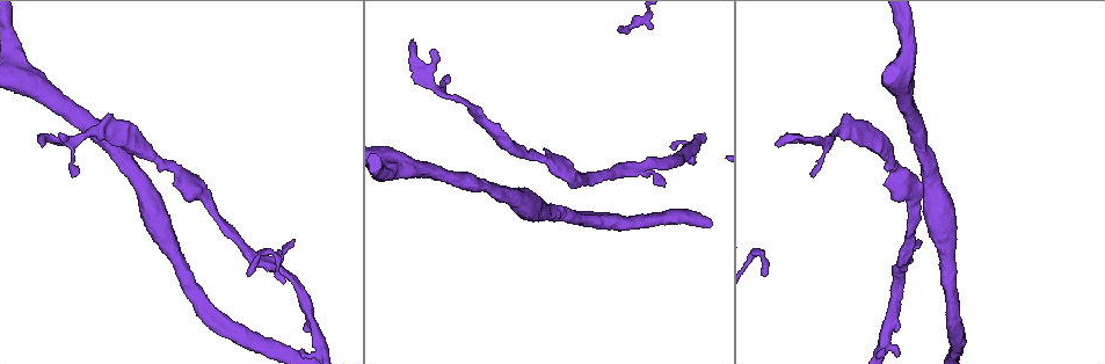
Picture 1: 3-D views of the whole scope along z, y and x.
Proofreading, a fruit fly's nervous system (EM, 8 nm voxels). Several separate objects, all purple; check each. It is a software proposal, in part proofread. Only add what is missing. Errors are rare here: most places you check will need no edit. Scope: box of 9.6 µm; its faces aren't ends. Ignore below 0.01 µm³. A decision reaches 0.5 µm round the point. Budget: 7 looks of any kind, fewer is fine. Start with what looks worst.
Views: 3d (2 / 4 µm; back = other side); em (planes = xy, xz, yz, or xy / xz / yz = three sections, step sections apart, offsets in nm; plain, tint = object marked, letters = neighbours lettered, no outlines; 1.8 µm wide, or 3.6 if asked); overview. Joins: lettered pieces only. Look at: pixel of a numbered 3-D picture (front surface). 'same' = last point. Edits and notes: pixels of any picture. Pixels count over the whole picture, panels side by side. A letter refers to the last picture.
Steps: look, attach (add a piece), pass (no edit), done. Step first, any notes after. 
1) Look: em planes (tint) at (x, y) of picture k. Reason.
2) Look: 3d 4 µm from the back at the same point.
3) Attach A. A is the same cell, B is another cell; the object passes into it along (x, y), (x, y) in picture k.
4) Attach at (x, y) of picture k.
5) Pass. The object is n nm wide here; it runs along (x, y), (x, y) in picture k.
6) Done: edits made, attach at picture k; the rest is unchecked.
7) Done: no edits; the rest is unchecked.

Look: 3d 4 µm at (249, 273) of picture 1. An open end.

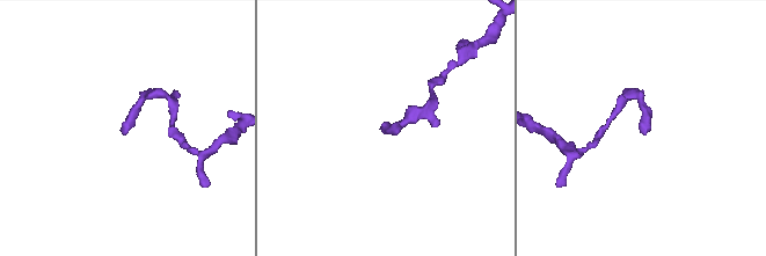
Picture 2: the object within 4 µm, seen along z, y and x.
Look: em planes (letters) at (123, 133) of picture 2.

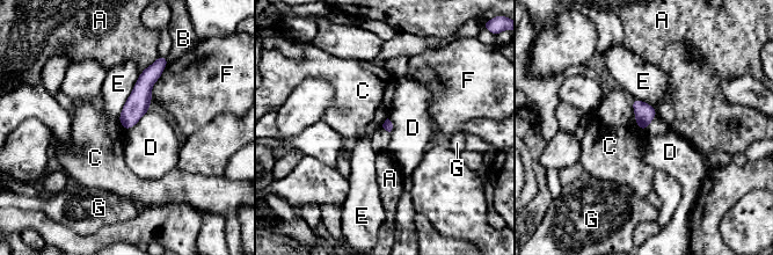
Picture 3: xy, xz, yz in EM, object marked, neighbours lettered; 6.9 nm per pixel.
Pass. The longest contact is with E, 360 nm; A, B, C, D, E, F and G are other cells; none of them fits.

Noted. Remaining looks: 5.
Look: 3d 4 µm at (845, 114) of picture 1. Branch stops here.

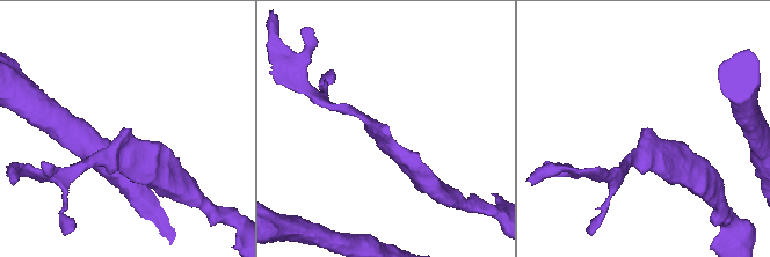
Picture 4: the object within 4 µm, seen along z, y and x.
Look: em planes (tint) at (120, 131) of picture 4. Now the EM.

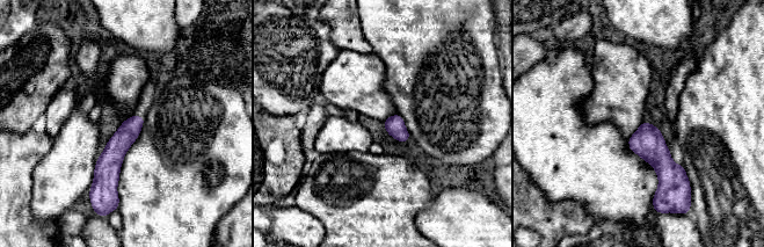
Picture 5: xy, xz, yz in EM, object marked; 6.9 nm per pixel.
Look: em planes (letters) at the same point.

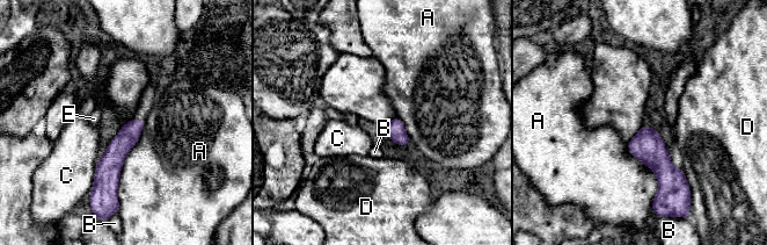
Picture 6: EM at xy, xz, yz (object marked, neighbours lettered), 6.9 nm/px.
Pass. A, B, C, D and E are other cells; it runs along (140, 122), (112, 158), (110, 193) in picture 6; none of them fits.

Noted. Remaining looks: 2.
Look: 3d 2 µm at (882, 351) of picture 1. Free end.

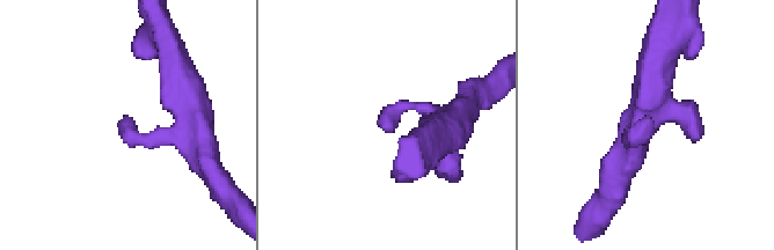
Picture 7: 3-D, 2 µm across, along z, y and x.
Look: em planes (letters) at (392, 130) of picture 7. The arms are 220, 240 nm wide.

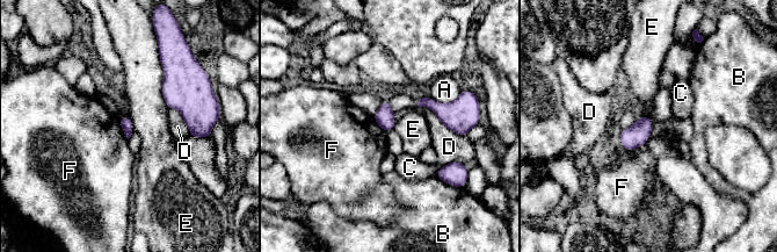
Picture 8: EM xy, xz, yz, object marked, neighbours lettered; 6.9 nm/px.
Pass. A, B, C, D, E and F are other cells; a border runs along (158, 52), (161, 95), (168, 108) in picture 8; no lettered piece goes on from it.

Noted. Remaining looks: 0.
Done: no edits; the rest is unchecked.

